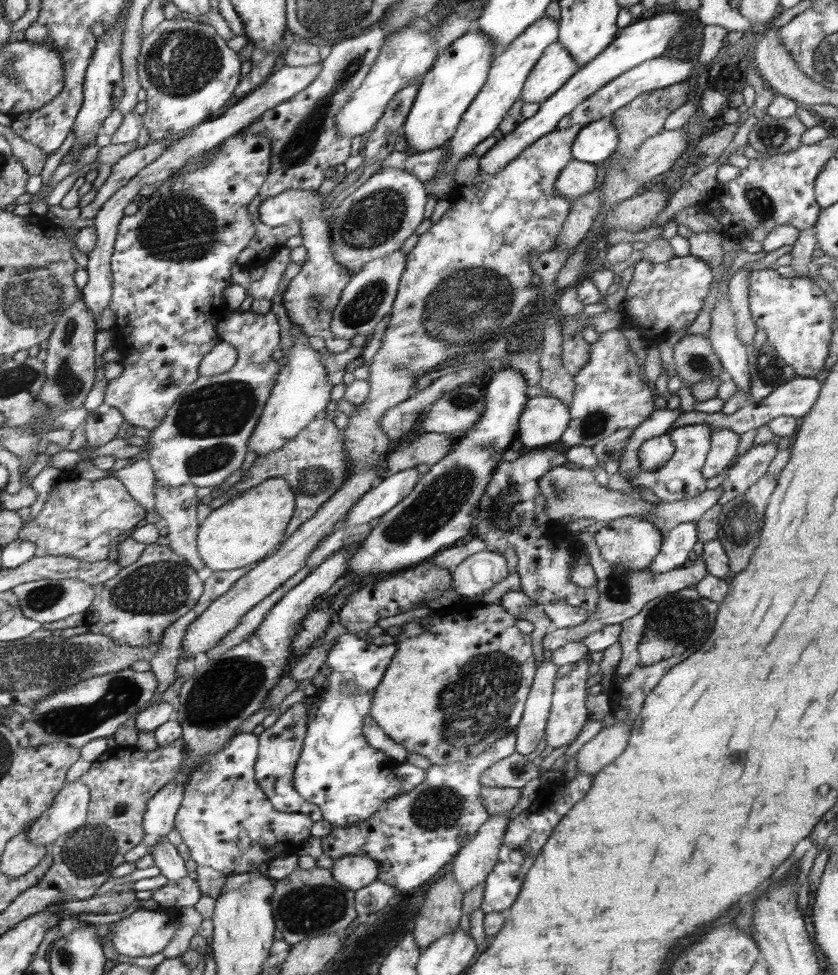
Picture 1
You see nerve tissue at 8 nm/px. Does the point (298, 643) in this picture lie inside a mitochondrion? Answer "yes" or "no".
no

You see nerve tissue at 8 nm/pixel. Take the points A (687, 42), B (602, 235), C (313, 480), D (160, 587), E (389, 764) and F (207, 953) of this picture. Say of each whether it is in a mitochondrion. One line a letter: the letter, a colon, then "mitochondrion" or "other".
A: other
B: other
C: mitochondrion
D: mitochondrion
E: other
F: other

